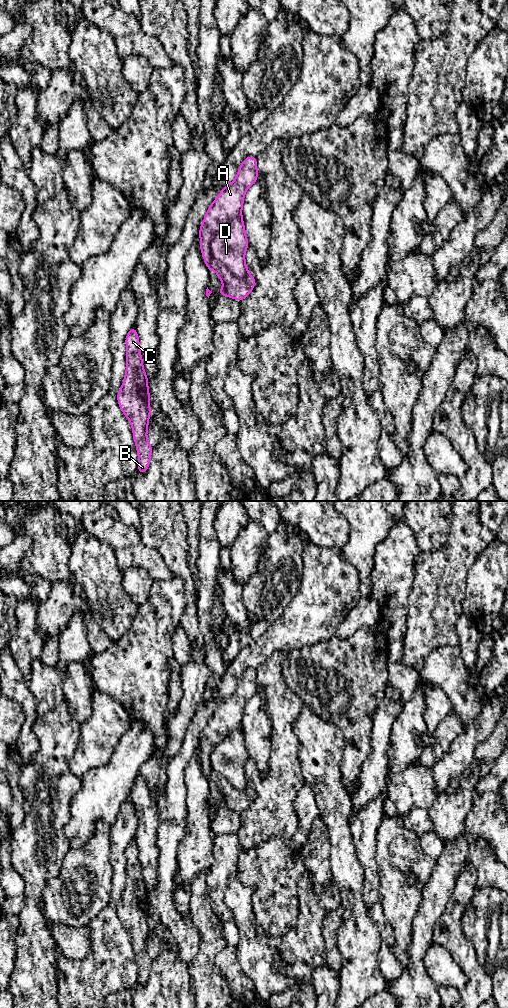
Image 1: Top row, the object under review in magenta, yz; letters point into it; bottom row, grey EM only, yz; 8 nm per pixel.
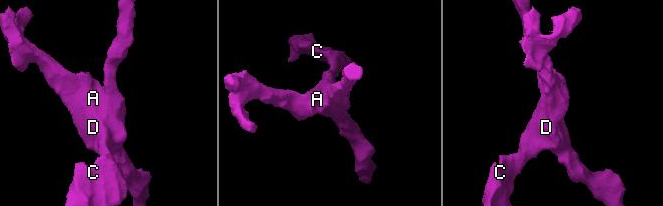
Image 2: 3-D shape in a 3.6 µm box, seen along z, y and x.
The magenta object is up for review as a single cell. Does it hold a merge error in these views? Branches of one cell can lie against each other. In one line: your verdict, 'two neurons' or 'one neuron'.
two neurons

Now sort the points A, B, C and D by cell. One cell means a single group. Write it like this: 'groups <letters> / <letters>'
groups A B C / D

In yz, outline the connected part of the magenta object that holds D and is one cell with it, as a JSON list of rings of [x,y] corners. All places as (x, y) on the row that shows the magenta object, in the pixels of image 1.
[[[242,216],[230,220],[210,243],[213,258],[233,276],[246,279],[250,287],[256,286],[255,278],[249,273],[245,252],[249,246]]]

